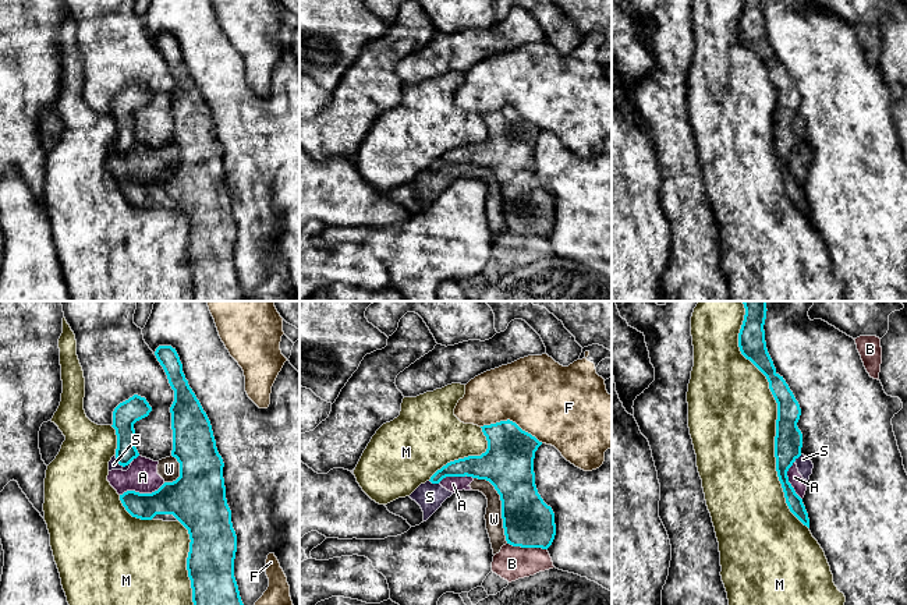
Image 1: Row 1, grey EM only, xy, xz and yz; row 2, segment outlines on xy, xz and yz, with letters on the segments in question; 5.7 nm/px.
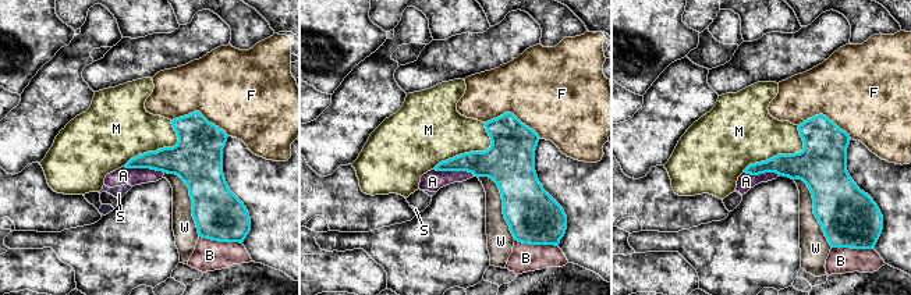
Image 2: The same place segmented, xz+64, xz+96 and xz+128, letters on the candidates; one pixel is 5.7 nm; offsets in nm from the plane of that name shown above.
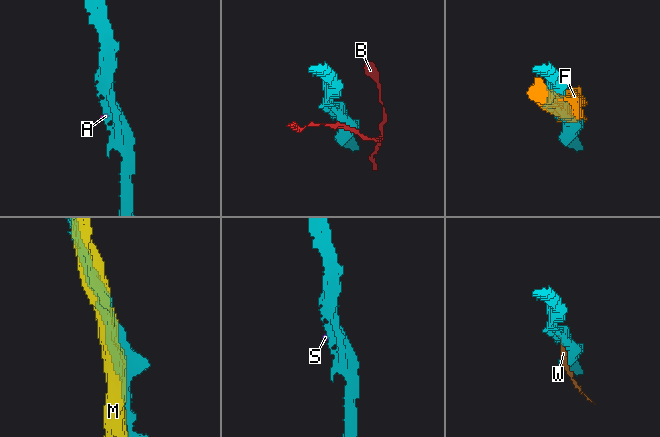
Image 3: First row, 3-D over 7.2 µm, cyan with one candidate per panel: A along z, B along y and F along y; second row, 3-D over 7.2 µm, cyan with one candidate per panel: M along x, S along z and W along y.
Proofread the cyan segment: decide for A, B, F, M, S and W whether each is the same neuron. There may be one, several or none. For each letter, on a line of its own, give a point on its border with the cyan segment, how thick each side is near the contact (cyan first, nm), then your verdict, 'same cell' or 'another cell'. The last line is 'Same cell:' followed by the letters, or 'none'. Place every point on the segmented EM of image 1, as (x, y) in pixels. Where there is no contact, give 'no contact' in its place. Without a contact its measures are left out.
A: xy (142, 494) | 240/180 nm | another cell
B: xz (527, 547) | 300/190 nm | another cell
F: xz (512, 421) | 300/440 nm | another cell
M: yz (778, 416) | 160/480 nm | another cell
S: xy (123, 466) | 120/60 nm | another cell
W: xz (502, 505) | 300/100 nm | another cell
Same cell: none

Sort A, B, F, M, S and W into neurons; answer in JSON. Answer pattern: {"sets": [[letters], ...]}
{"sets": [["A", "S", "W"], ["B"], ["F"], ["M"]]}

